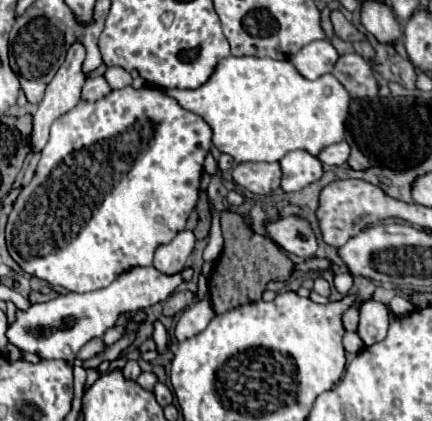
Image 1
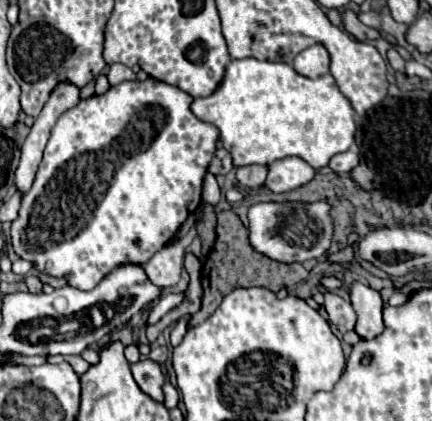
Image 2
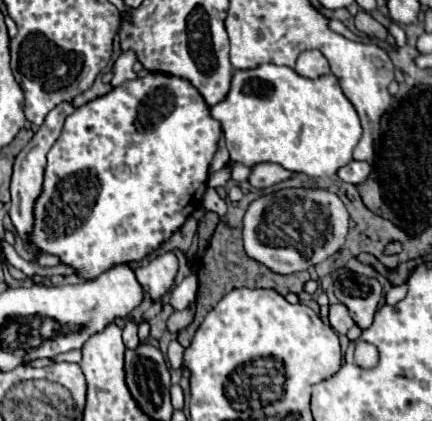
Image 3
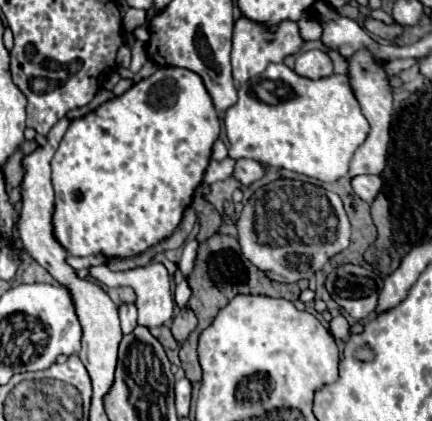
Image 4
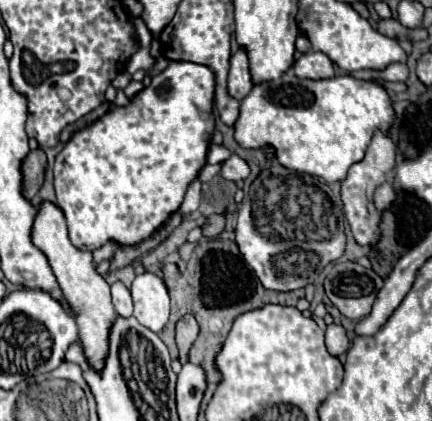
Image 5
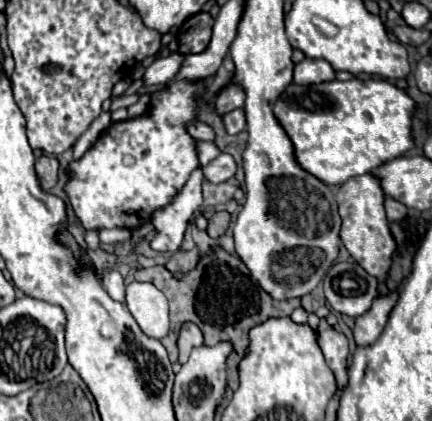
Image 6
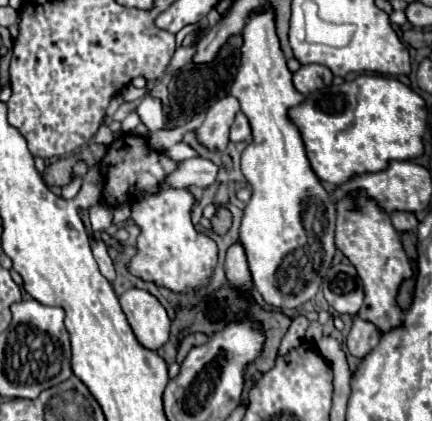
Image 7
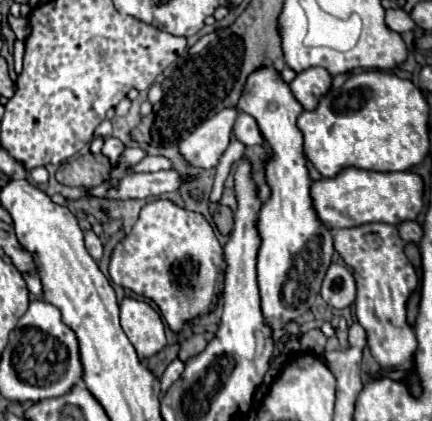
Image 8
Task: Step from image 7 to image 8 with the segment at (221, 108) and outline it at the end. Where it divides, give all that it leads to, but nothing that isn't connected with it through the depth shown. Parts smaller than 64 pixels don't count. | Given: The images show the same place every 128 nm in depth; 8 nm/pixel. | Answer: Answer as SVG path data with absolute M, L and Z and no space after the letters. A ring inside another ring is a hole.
M224 108L212 118L204 120L200 126L196 126L194 132L178 144L186 160L202 168L216 166L220 156L230 144L230 134L236 116L238 116L236 108Z

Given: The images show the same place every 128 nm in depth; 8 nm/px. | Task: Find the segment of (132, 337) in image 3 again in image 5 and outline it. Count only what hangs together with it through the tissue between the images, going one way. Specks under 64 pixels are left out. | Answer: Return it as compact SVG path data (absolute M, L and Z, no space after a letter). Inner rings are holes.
M122 282L112 284L112 302L114 302L114 308L116 308L118 316L122 316L122 318L132 316L132 296Z

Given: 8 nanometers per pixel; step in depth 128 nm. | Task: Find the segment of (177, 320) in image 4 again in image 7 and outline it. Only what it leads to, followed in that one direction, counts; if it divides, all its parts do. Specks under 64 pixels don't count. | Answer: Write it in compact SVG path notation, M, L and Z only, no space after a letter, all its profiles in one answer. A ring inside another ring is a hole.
M188 334L182 342L180 342L180 348L178 348L178 358L176 358L176 362L180 364L184 358L186 358L186 354L188 354L188 350L192 348L192 346L200 346L200 344L204 344L208 340L208 336L204 336L204 334Z

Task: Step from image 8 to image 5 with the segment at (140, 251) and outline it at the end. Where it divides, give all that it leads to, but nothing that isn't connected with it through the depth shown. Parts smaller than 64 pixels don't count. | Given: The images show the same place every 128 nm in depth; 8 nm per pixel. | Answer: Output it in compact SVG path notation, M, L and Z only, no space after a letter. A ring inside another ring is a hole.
M196 178L196 180L190 184L190 188L188 188L188 192L186 192L186 198L184 198L184 202L182 202L182 206L180 206L178 212L180 212L182 216L186 216L186 214L198 210L198 204L200 204L200 180Z

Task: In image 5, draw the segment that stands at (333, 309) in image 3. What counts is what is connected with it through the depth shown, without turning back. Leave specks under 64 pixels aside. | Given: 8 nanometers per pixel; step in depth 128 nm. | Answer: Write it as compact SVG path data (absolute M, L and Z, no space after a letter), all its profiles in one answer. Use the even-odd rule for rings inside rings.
M330 324L326 328L326 346L328 346L328 352L334 354L334 356L340 356L348 350L350 340L348 340L342 324Z

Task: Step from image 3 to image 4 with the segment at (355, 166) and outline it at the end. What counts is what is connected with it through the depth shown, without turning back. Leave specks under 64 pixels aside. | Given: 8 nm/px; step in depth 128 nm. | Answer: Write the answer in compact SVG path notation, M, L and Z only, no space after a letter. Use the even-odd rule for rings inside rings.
M360 174L360 176L354 176L350 178L350 184L352 184L352 190L366 202L372 202L374 196L380 192L382 188L382 180L380 176L374 176L374 174Z

